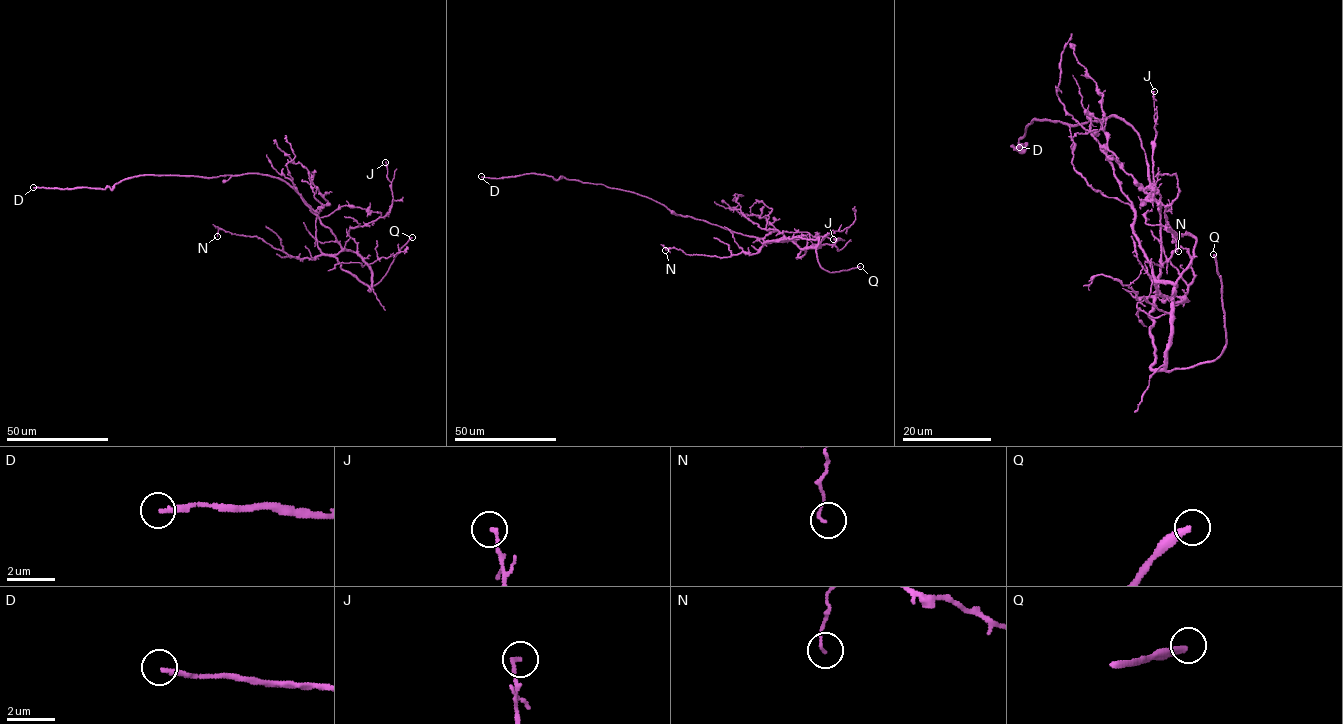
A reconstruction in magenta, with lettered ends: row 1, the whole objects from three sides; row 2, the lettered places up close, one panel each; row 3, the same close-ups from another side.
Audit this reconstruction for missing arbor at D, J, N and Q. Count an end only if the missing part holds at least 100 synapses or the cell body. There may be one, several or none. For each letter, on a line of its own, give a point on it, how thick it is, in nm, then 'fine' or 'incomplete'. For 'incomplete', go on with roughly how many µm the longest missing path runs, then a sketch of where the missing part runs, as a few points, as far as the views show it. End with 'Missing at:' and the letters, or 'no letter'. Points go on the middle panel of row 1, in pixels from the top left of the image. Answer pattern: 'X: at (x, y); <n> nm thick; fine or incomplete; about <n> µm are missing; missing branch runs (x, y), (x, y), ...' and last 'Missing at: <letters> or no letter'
D: at (481, 176); 180 nm thick; incomplete; about 180 µm are missing
J: at (833, 239); 150 nm thick; fine
N: at (665, 250); 90 nm thick; fine
Q: at (860, 266); 300 nm thick; fine
Missing at: D

